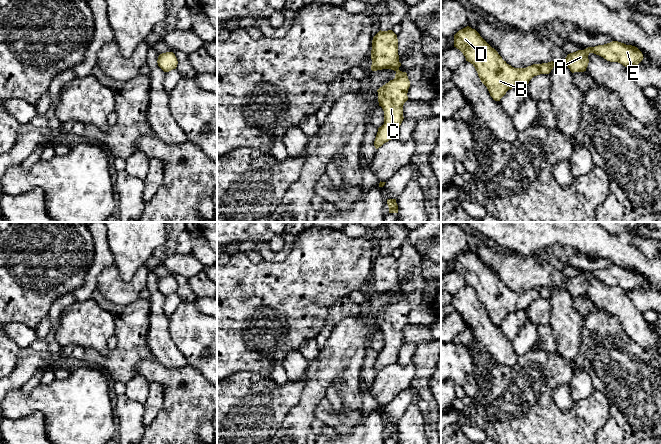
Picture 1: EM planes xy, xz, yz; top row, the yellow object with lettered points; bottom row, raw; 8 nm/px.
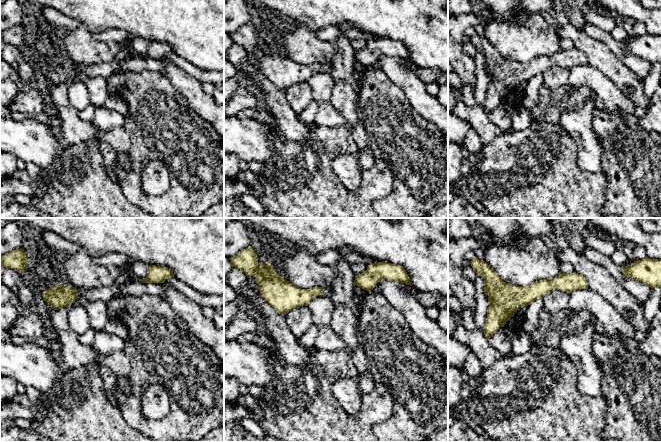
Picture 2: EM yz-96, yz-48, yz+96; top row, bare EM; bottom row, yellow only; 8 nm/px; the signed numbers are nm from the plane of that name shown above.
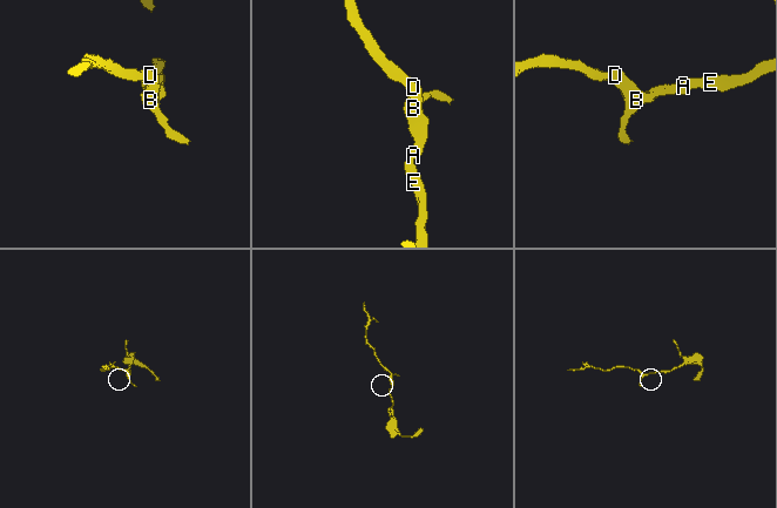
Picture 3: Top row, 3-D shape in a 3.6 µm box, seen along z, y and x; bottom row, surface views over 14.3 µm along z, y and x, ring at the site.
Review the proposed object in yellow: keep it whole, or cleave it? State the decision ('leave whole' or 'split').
leave whole

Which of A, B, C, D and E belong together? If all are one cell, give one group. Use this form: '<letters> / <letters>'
A B C D E

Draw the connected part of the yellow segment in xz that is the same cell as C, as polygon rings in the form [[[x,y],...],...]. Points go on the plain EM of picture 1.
[[[380,254],[373,261],[371,283],[372,295],[391,293],[396,296],[393,304],[377,314],[379,330],[384,335],[384,348],[378,352],[374,365],[374,370],[378,373],[384,367],[398,361],[399,351],[404,343],[403,329],[408,324],[410,305],[407,297],[399,294],[401,287],[398,279],[398,263],[392,254]]]

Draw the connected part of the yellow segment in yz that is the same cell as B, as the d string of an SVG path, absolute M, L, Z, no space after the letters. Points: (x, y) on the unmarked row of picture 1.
M469 250L454 259L454 271L475 291L481 306L495 325L500 325L509 313L526 311L534 300L549 298L554 291L554 286L551 285L526 292L514 292Z

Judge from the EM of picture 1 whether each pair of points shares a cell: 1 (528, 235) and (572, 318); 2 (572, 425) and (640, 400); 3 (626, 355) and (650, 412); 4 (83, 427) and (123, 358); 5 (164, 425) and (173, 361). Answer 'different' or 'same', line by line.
1: different
2: different
3: same
4: different
5: different

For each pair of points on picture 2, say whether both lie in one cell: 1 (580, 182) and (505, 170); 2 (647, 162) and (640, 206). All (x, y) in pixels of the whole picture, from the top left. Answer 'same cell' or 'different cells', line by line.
1: same cell
2: same cell

